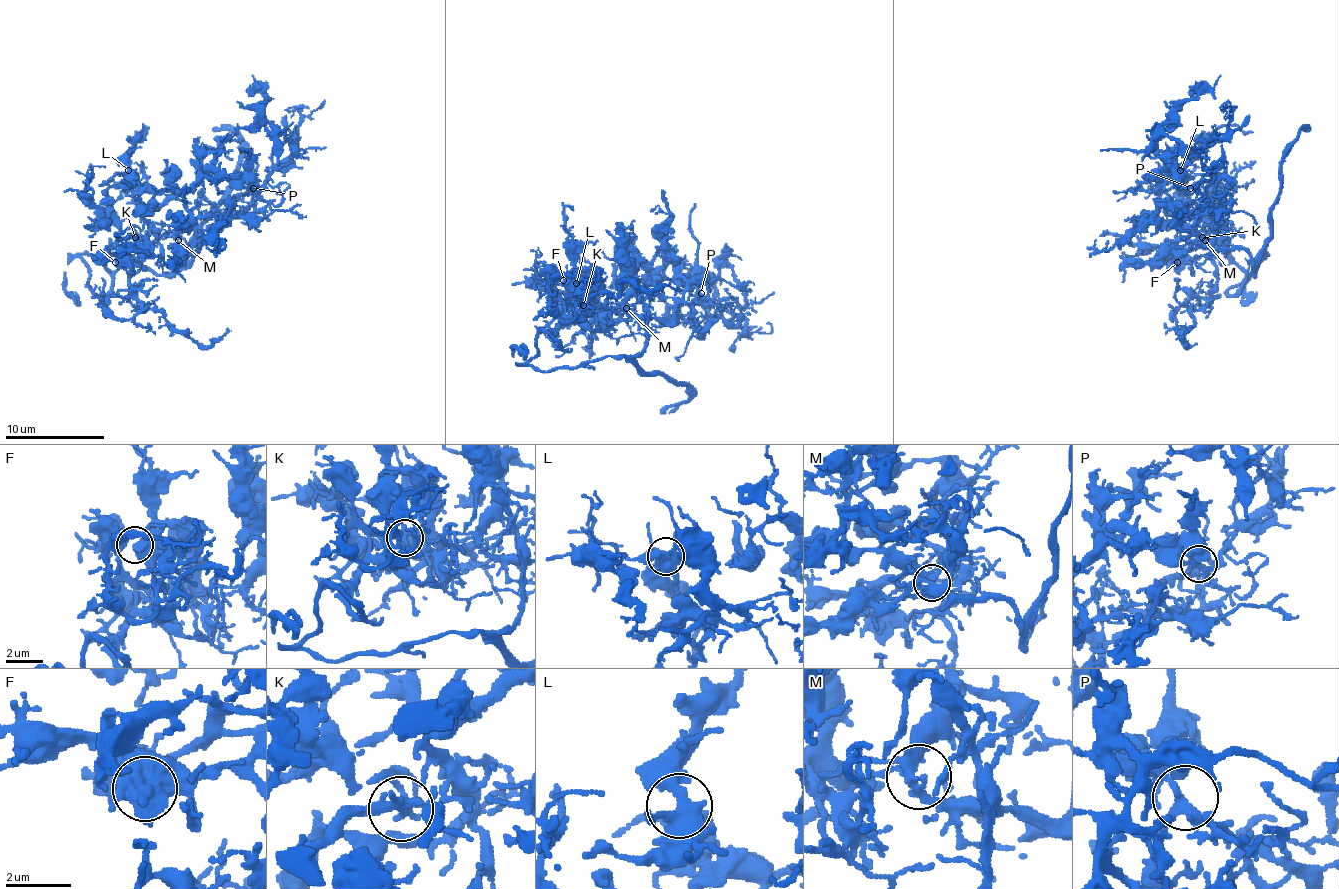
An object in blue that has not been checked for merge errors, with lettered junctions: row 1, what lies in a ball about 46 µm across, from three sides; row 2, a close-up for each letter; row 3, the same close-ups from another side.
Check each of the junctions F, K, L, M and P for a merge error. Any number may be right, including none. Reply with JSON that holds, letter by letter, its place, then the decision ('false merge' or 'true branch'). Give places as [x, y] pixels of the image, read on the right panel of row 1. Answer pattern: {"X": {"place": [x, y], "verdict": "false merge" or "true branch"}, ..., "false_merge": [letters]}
{"F": {"place": [1177, 262], "verdict": "true branch"}, "K": {"place": [1202, 237], "verdict": "true branch"}, "L": {"place": [1180, 170], "verdict": "true branch"}, "M": {"place": [1205, 240], "verdict": "true branch"}, "P": {"place": [1190, 188], "verdict": "true branch"}, "false_merge": []}

